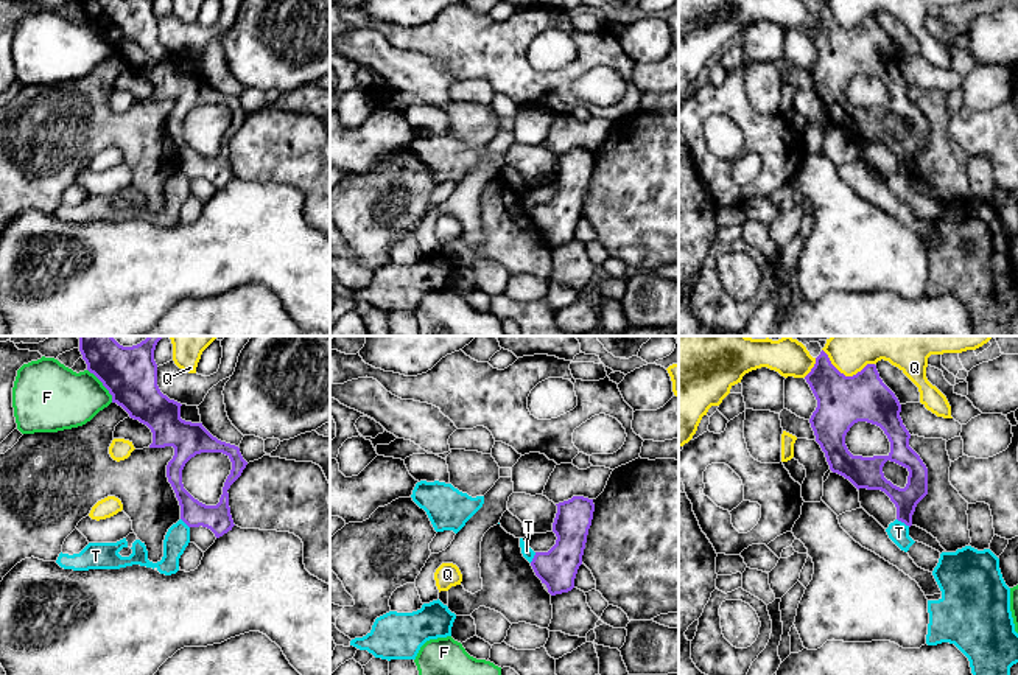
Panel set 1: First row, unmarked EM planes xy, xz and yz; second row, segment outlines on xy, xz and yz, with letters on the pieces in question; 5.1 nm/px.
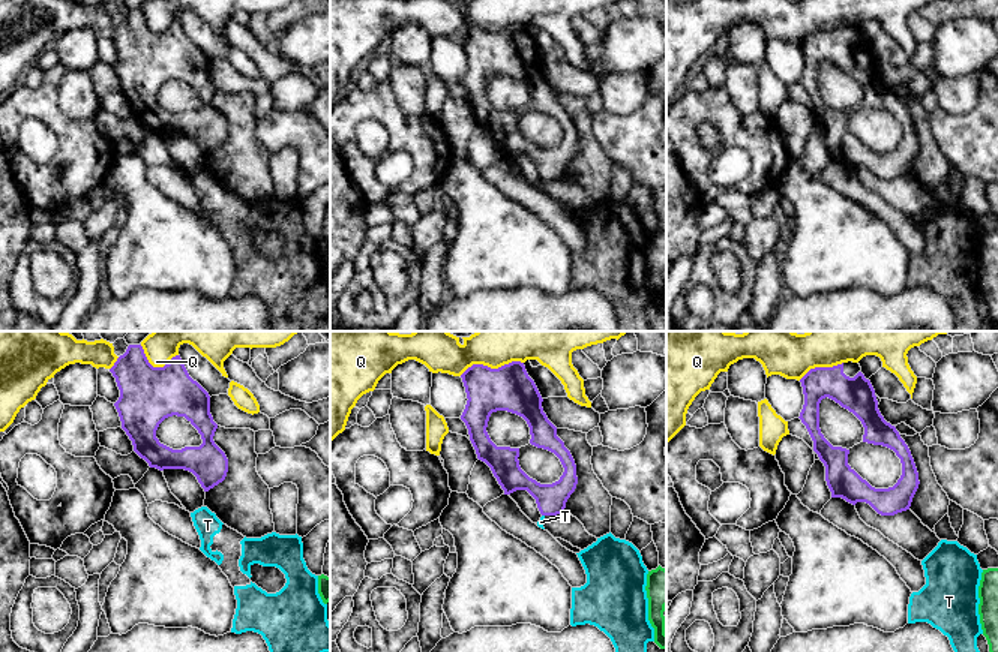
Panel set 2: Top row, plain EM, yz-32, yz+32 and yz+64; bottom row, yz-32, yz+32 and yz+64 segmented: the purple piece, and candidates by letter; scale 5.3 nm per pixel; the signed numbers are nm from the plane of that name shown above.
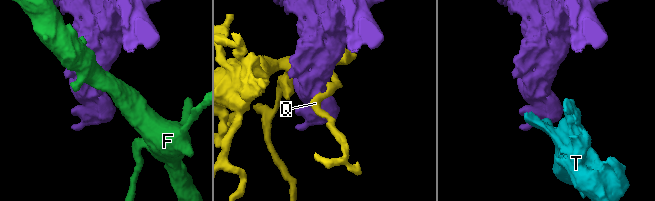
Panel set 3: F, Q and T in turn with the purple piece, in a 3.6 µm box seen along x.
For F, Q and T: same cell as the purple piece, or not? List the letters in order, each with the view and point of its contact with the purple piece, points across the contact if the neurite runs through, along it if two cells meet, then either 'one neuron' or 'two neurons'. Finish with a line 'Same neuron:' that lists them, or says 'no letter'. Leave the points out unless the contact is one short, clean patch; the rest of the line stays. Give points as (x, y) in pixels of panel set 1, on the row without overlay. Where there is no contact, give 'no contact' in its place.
F: contact xy (103, 36); two neurons
Q: contact yz (844, 27); two neurons
T: contact yz (903, 173); border yz (897, 170), (909, 178); two neurons
Same neuron: no letter

